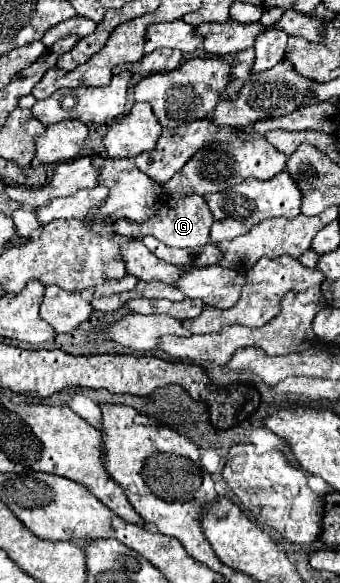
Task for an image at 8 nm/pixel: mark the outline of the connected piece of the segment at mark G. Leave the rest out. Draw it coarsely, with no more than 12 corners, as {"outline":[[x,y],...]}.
{"outline":[[168,197],[145,223],[117,219],[115,233],[153,235],[169,247],[209,243],[203,197]]}

